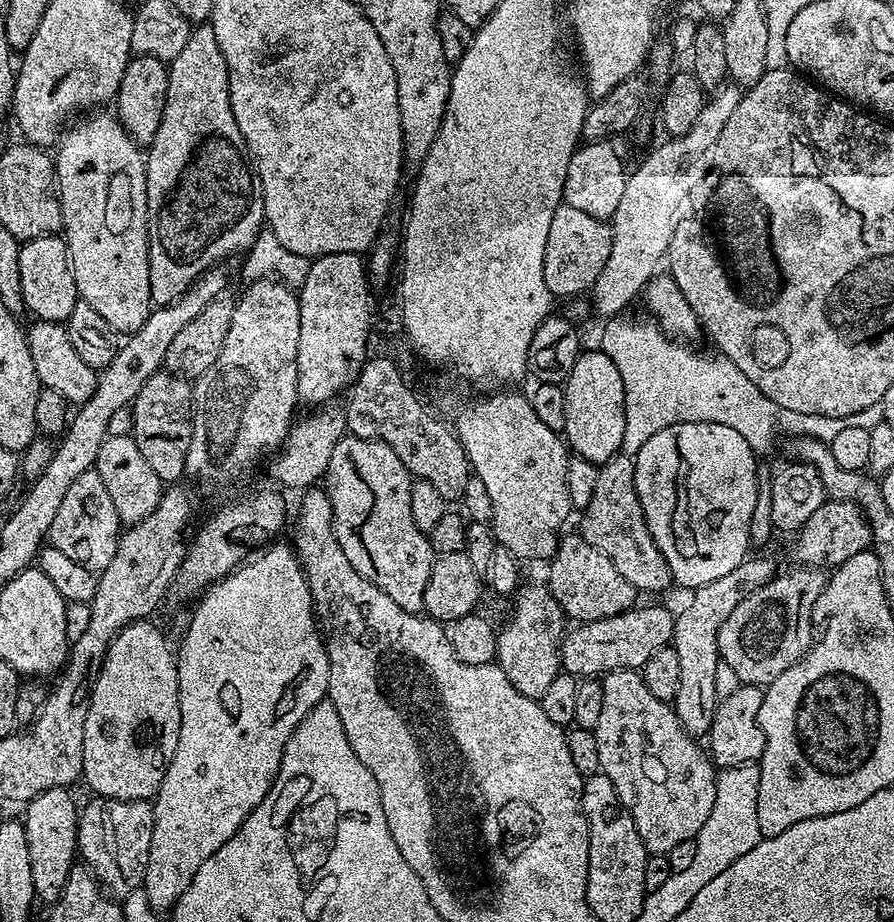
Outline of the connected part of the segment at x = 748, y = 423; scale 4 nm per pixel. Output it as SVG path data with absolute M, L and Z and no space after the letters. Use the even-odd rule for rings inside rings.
M608 318L603 321L604 329L600 332L599 351L606 354L606 358L610 358L610 362L614 362L614 366L618 366L618 374L622 374L622 386L626 394L626 434L624 441L620 447L620 452L623 455L635 457L638 450L642 450L647 440L653 435L658 434L658 430L666 430L666 426L674 426L682 422L718 422L722 426L730 426L734 430L738 430L738 434L742 434L742 438L746 438L746 442L750 442L753 452L763 454L768 448L768 443L772 440L772 435L776 432L776 415L778 409L776 405L770 402L770 398L766 398L762 394L762 390L758 390L758 386L754 386L754 382L750 382L750 378L746 378L746 374L742 374L742 370L738 370L738 366L734 366L734 362L723 358L712 356L699 356L692 348L683 348L683 343L673 342L665 333L661 332L655 323L647 322L648 324L631 324L624 318Z

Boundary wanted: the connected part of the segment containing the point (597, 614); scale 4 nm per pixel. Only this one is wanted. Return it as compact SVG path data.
M579 534L561 535L556 553L547 561L546 567L548 567L546 587L558 602L565 617L572 619L573 616L573 621L601 620L637 607L637 588L626 582L626 578L622 578L618 570L614 570L614 562L610 562L610 558L602 554L602 550L590 546L590 542L583 540Z

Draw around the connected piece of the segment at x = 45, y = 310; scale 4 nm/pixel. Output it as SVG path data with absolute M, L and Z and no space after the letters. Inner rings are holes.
M63 235L34 238L21 243L18 278L22 278L20 293L24 299L24 307L29 313L33 312L36 320L68 321L70 310L74 310L78 297L72 263L68 257L68 242Z

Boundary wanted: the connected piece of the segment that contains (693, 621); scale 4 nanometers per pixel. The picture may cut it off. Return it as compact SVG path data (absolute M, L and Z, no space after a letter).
M746 558L730 574L722 574L722 578L714 578L714 582L706 582L706 586L695 589L691 593L692 601L681 612L675 613L676 625L672 635L671 647L676 649L679 659L679 685L674 701L678 722L691 736L707 737L710 726L714 722L718 689L716 671L721 662L718 650L718 630L726 618L754 590L761 588L772 577L777 575L778 567L772 560L752 560Z

